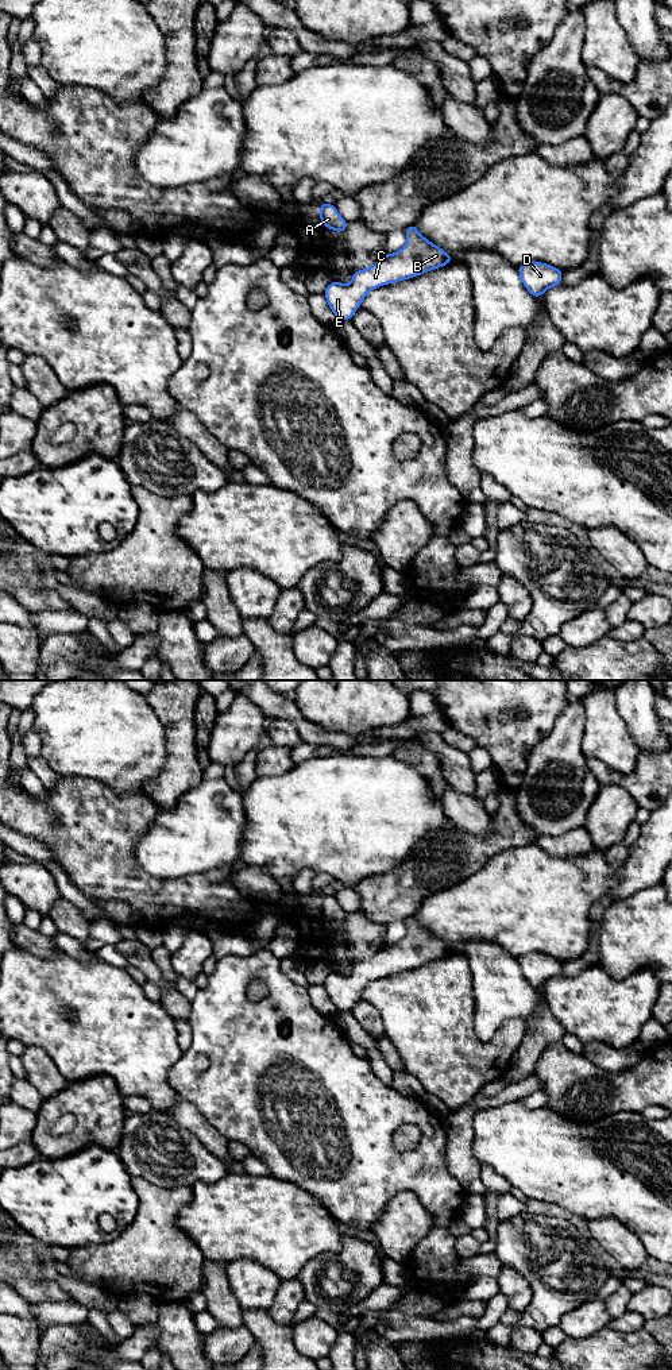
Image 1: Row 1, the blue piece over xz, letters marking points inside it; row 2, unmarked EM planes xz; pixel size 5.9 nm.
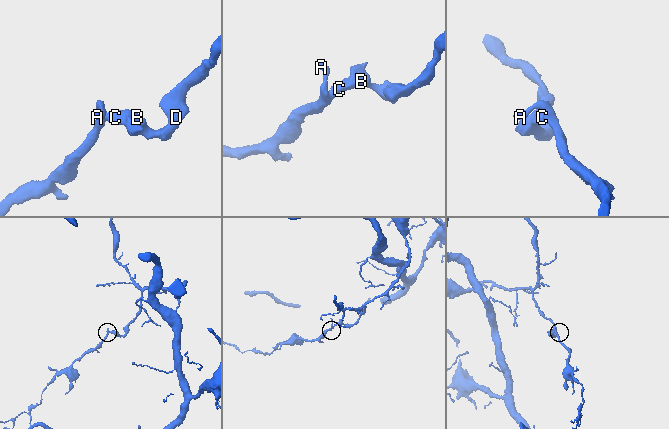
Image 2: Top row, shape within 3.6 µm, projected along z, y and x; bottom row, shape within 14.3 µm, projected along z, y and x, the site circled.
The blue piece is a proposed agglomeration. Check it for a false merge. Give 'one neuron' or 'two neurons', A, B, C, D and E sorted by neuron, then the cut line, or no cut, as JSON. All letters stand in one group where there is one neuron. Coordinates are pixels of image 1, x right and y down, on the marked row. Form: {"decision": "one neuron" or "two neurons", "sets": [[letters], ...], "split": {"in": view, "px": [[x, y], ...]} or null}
{"decision": "one neuron", "sets": [["A", "B", "C", "D", "E"]], "split": null}

